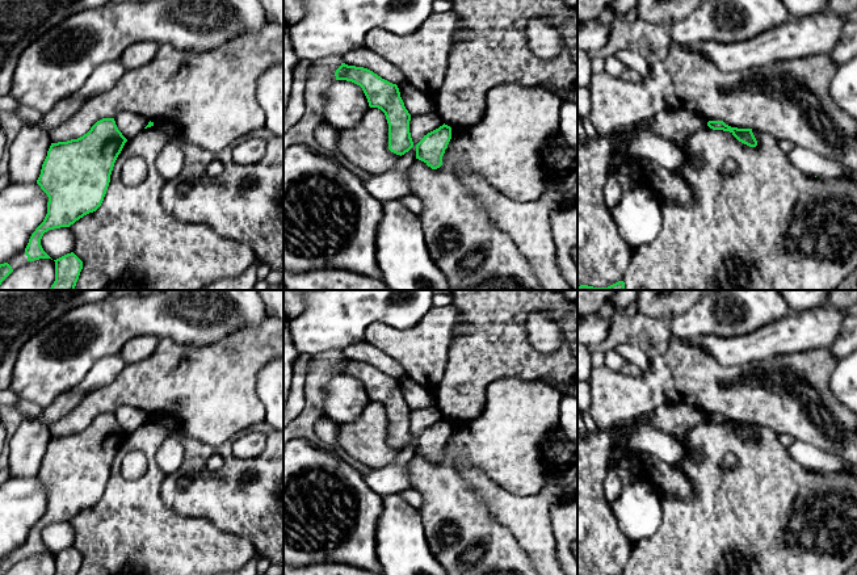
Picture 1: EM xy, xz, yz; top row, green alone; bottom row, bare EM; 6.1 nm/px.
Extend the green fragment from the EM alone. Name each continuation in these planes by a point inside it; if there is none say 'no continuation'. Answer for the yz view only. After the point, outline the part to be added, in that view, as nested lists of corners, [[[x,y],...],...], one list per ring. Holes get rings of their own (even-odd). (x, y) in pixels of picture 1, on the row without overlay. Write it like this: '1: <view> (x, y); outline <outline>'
no continuation

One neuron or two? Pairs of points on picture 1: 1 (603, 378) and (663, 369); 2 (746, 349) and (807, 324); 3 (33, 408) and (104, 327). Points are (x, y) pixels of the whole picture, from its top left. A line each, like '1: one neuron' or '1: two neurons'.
1: one neuron
2: one neuron
3: two neurons

